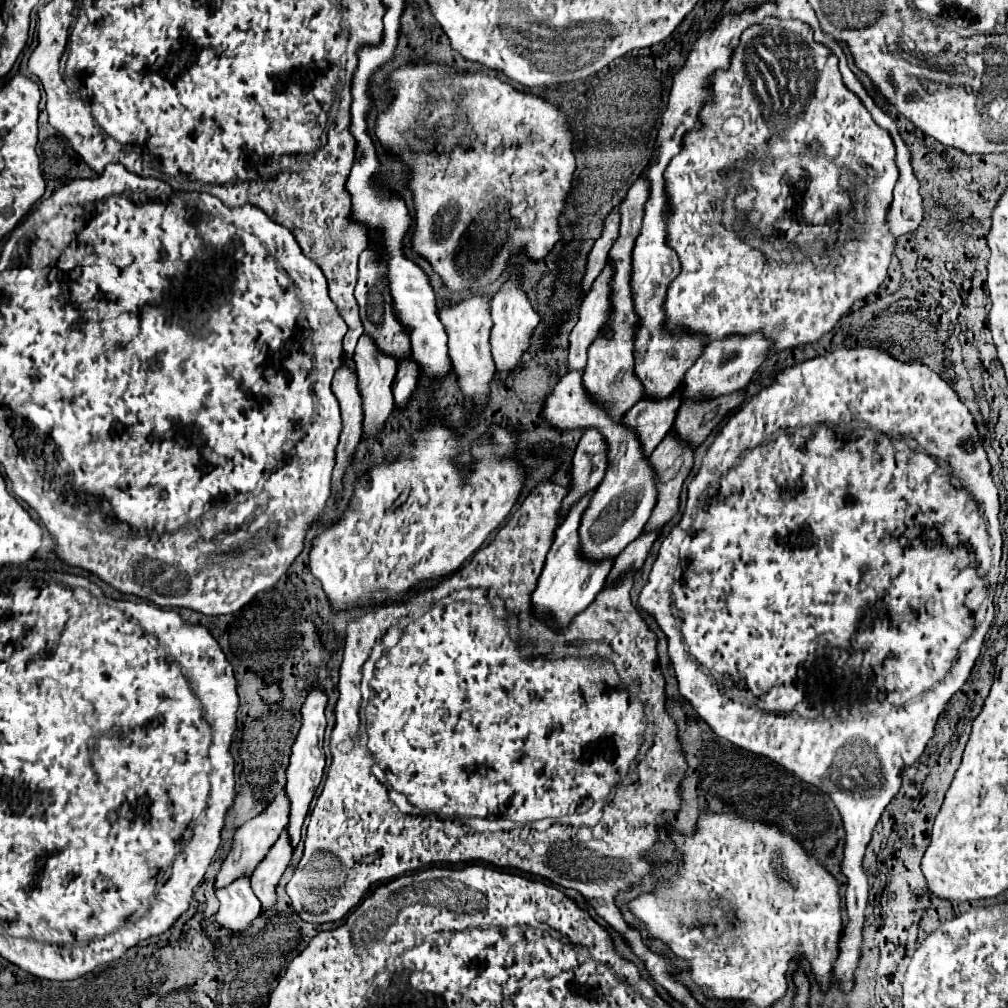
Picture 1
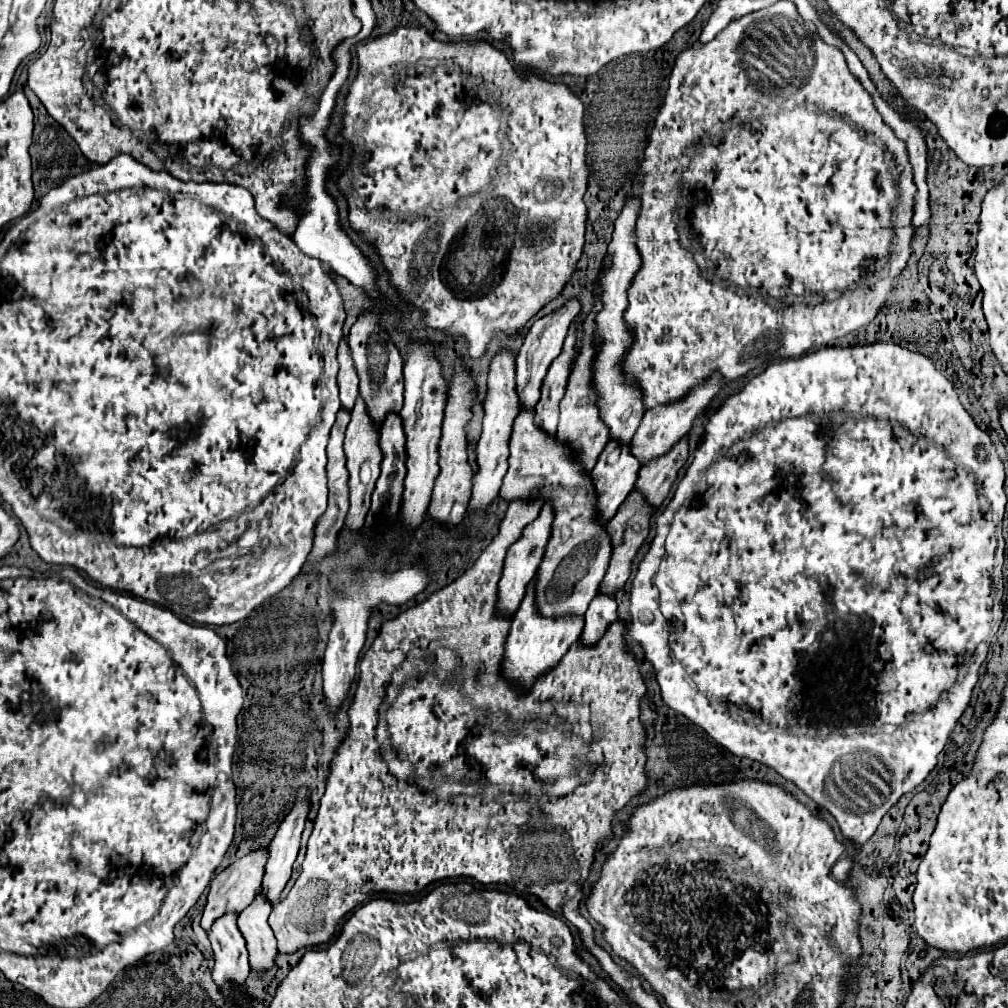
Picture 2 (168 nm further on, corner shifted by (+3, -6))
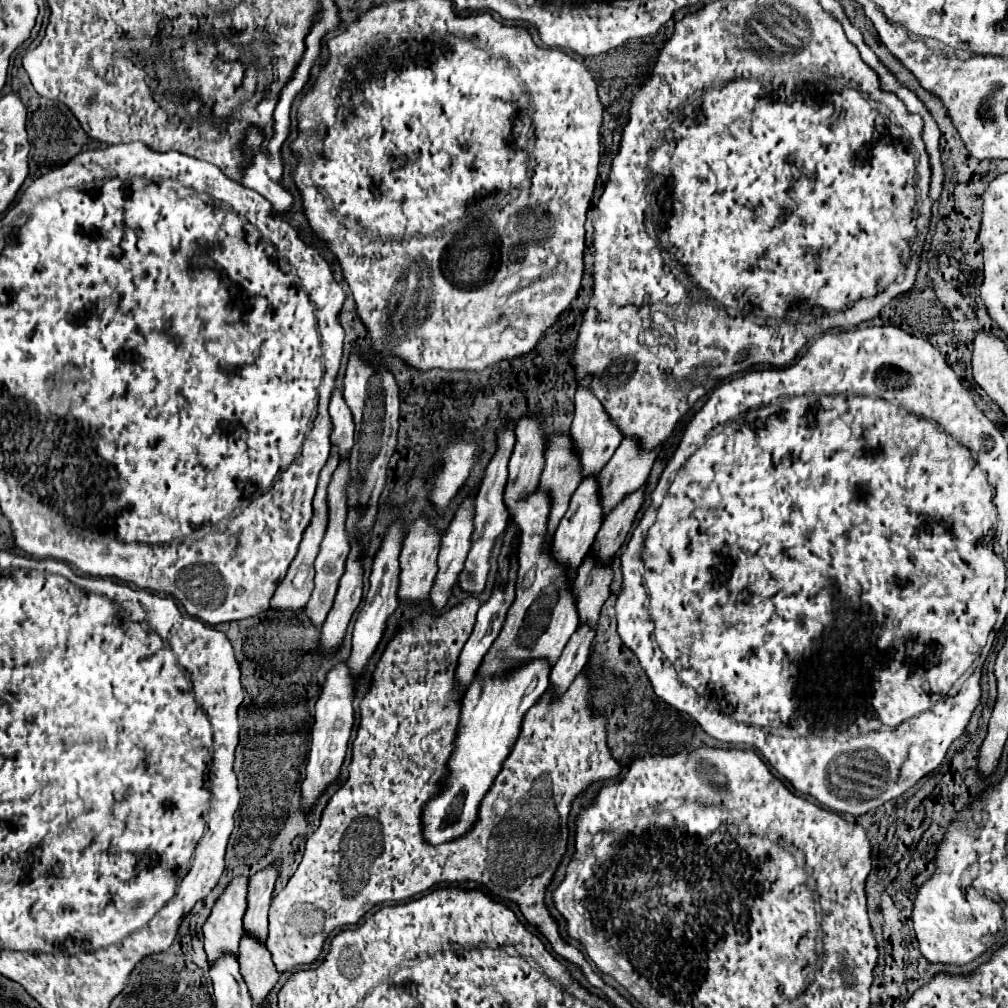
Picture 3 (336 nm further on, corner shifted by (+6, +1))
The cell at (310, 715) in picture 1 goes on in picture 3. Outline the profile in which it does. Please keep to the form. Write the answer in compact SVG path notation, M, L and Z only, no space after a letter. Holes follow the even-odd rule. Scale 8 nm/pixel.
M274 865L270 869L262 869L260 873L252 875L248 881L244 929L250 937L254 937L260 943L266 943L268 937L268 909L270 909L276 875L278 869Z

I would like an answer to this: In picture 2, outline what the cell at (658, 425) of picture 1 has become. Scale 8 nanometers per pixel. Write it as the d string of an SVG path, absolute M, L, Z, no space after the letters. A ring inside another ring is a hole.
M611 440L605 446L593 468L593 476L599 488L599 504L603 504L603 512L607 512L609 518L615 516L621 502L635 488L639 470L641 462L631 454L631 444Z

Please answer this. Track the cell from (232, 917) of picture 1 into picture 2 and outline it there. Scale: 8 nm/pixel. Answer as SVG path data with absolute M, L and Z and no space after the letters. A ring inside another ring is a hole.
M227 912L209 930L209 940L215 952L213 980L227 994L231 984L243 984L249 974L249 954L245 938L237 926L237 912Z

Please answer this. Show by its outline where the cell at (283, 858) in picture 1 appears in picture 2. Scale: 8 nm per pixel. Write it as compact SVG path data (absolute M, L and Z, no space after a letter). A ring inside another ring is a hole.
M263 892L255 894L255 900L239 914L239 928L247 940L249 964L253 970L267 970L273 966L277 954L277 940L269 926L269 914L273 904Z

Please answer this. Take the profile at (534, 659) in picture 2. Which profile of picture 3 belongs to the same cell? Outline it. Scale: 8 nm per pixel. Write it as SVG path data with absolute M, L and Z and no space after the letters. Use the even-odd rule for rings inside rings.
M532 661L532 665L516 669L508 681L480 681L480 677L474 677L474 683L462 699L454 751L448 759L444 783L422 811L422 835L428 845L456 841L474 829L480 803L510 755L526 711L548 689L548 673L542 661Z

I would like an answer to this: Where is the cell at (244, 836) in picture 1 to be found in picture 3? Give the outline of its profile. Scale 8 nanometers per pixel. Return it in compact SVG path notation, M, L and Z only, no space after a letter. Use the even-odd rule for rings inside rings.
M248 877L232 879L222 897L214 903L212 915L204 923L204 949L210 967L224 955L238 957L238 945L242 939L244 901L248 893Z

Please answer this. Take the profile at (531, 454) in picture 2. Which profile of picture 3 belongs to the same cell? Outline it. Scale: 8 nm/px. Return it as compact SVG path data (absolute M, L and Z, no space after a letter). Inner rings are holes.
M532 493L528 501L508 505L512 519L520 525L522 545L518 551L518 579L516 597L506 613L504 627L478 669L480 677L506 677L512 669L526 665L534 659L544 659L550 667L558 661L562 649L578 629L576 605L572 605L572 589L566 585L566 573L550 557L550 551L542 551L548 521L548 497L544 493Z

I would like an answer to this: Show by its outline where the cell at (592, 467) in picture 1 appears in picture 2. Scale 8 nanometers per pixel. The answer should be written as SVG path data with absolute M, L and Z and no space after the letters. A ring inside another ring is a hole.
M547 502L539 514L539 518L535 522L531 522L525 530L521 540L517 540L517 544L513 544L507 552L507 560L505 560L505 568L503 568L503 578L499 582L499 604L497 608L505 614L513 614L519 606L519 602L525 596L525 588L529 584L529 580L535 576L543 556L545 556L545 546L551 538L551 530L553 530L553 520L555 520L555 508L551 502Z

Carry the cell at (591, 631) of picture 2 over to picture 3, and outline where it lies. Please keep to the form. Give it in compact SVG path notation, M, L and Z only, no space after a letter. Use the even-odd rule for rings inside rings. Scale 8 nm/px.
M578 629L576 637L572 637L572 641L568 641L568 645L564 647L560 661L550 671L552 699L566 693L570 683L584 669L588 657L588 645L592 643L592 637L594 637L594 629Z

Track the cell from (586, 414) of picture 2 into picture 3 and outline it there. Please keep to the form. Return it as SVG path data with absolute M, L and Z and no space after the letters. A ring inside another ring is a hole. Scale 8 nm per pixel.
M556 435L552 437L544 453L544 467L542 467L542 477L538 483L538 491L546 493L550 499L548 537L544 545L552 543L556 525L564 517L568 509L568 501L578 485L580 485L580 475L576 473L576 461L572 453L568 453L568 437Z

